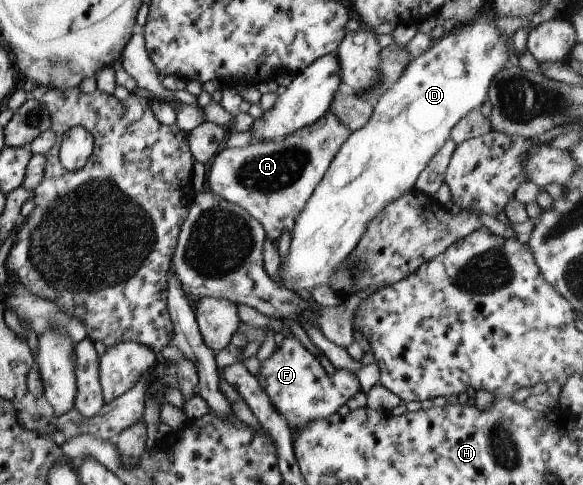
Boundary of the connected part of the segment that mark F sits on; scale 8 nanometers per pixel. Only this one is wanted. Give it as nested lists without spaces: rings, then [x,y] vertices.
[[[285,339],[265,361],[261,361],[255,377],[270,405],[286,422],[293,441],[295,432],[303,430],[315,419],[335,414],[341,405],[361,391],[353,372],[335,367],[333,373],[327,375],[318,359],[301,343],[285,343]]]

